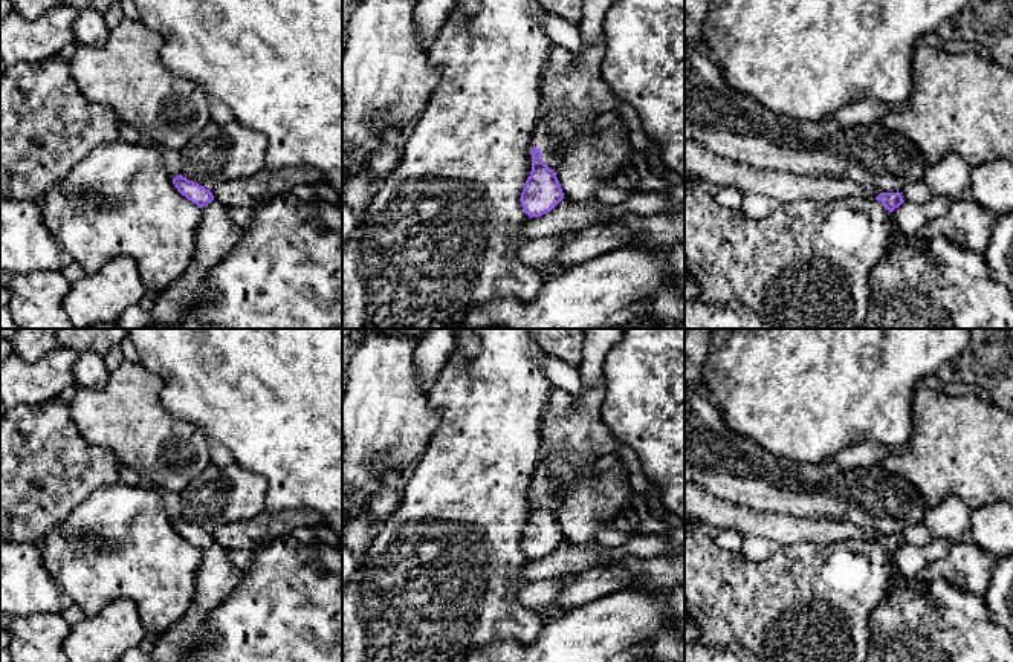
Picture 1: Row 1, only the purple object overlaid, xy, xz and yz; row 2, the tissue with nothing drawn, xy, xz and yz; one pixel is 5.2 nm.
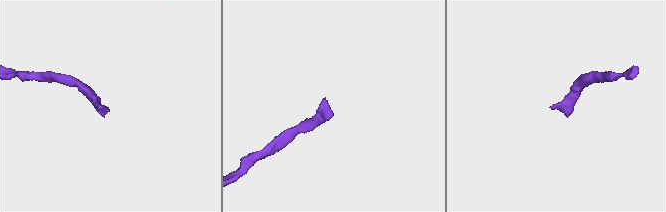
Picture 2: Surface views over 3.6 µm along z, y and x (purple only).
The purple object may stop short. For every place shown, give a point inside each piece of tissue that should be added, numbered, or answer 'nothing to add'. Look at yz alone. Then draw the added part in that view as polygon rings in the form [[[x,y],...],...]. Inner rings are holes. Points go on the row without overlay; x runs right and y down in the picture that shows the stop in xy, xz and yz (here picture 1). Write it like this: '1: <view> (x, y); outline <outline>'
1: yz (809, 603); outline [[[685,521],[685,615],[698,628],[700,644],[736,644],[761,662],[865,662],[872,644],[871,613],[891,589],[894,575],[891,555],[868,540],[779,546],[769,560],[750,561],[720,549],[704,524]]]

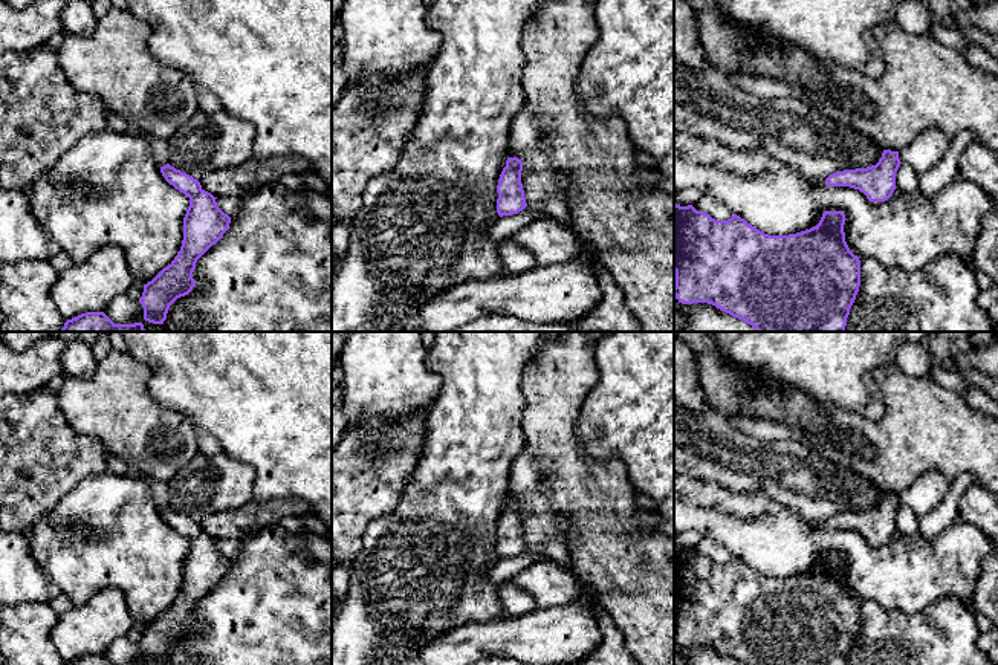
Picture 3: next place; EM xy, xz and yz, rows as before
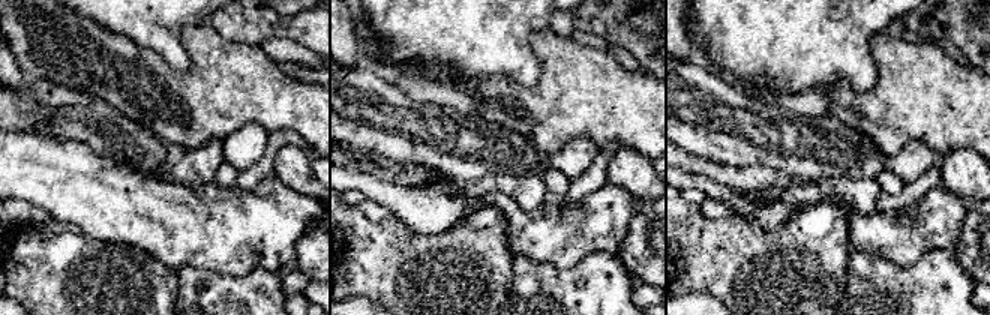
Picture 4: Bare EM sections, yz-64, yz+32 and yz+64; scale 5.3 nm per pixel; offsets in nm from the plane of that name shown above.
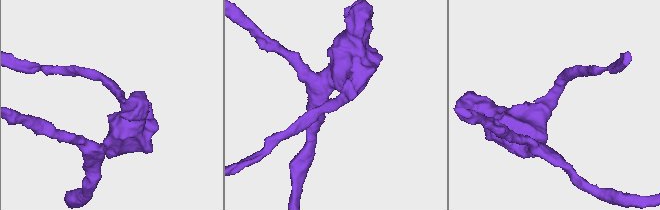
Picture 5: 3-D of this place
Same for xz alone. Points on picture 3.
nothing to add

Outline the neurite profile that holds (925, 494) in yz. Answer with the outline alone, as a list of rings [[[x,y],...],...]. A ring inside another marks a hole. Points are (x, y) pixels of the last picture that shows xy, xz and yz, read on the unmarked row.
[[[931,471],[915,478],[908,489],[902,491],[899,501],[922,518],[940,504],[949,486],[951,482],[941,472]]]

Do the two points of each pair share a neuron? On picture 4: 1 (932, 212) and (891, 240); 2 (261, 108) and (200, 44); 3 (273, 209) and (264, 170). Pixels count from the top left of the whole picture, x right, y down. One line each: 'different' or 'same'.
1: same
2: same
3: different

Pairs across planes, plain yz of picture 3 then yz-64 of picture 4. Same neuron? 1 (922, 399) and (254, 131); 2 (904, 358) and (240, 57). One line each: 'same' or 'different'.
1: different
2: different

